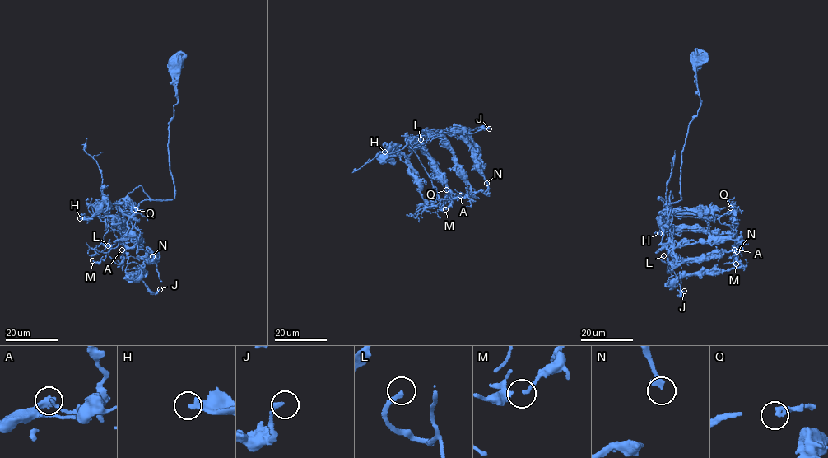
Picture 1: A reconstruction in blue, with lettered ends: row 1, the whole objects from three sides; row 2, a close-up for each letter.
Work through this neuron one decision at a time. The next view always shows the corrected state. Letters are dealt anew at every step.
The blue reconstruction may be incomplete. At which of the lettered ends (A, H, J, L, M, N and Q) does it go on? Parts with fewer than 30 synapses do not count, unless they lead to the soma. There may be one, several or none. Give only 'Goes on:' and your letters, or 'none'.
Goes on: L

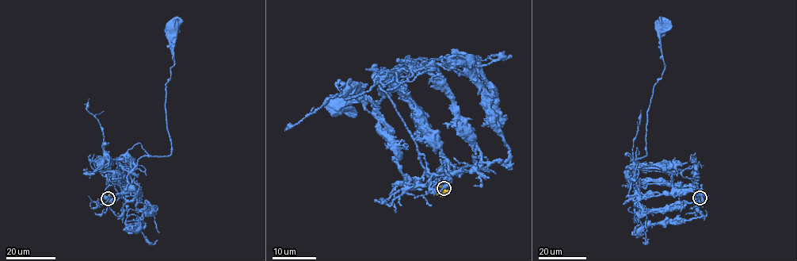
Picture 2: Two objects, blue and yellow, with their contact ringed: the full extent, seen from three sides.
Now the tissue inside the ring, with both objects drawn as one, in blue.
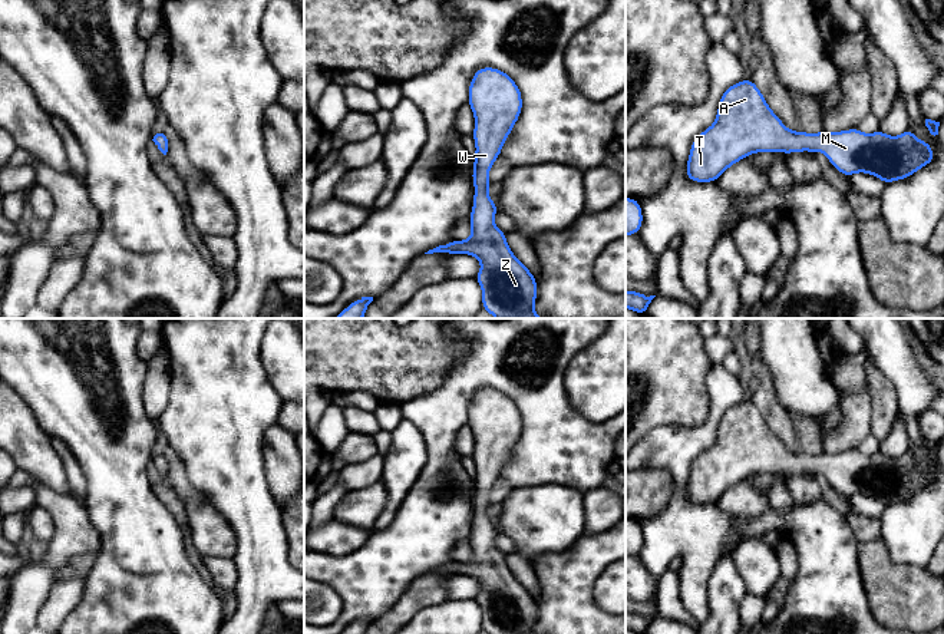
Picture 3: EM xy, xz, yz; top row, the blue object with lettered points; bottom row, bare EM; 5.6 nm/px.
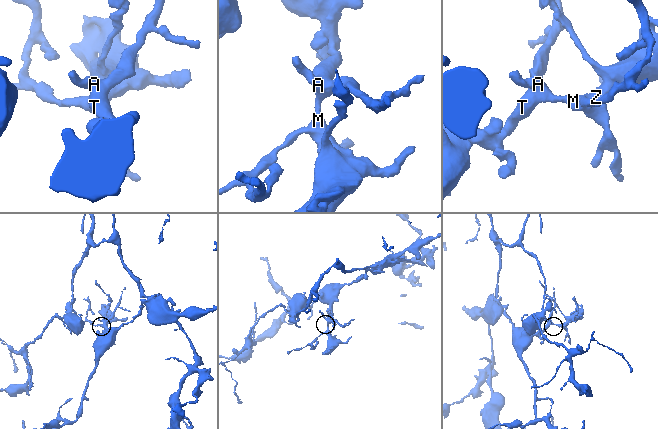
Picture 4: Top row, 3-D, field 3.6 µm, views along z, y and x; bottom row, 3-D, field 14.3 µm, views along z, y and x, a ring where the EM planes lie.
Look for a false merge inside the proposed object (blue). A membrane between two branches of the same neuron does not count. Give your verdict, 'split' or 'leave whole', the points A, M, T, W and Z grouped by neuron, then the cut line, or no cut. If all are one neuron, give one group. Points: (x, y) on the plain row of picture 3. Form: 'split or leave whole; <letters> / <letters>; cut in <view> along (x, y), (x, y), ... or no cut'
leave whole; A M T W Z; no cut

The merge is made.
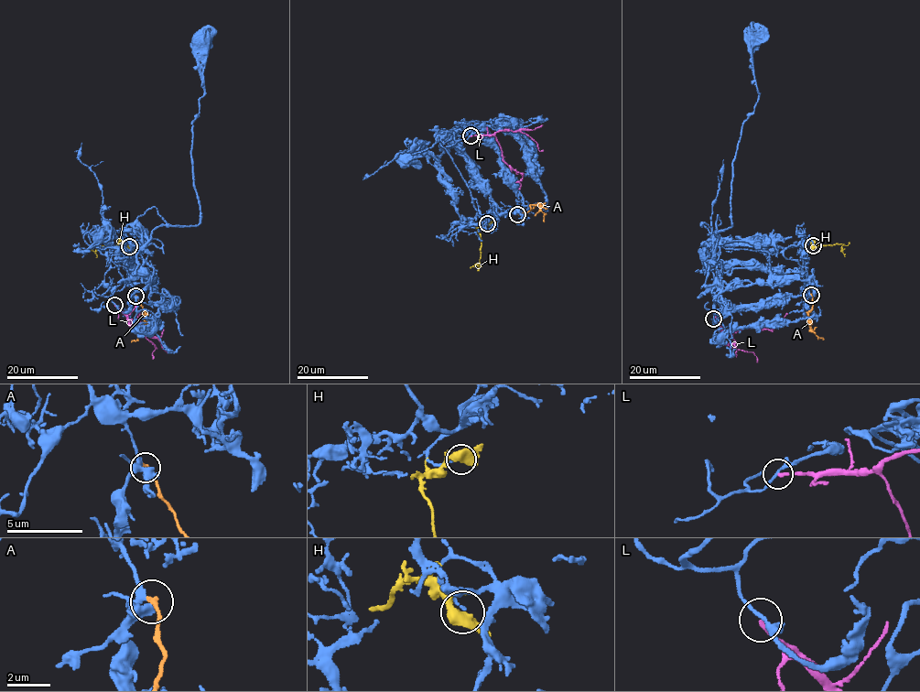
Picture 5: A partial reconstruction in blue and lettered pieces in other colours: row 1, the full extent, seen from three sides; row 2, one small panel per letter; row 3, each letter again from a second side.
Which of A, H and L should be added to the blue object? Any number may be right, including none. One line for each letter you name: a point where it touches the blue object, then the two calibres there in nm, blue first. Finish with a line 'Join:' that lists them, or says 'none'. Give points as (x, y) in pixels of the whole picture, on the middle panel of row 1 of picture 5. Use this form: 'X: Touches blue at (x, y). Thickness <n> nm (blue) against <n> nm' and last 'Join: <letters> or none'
A: Touches blue at (517, 214). Thickness 280 nm (blue) against 240 nm
Join: A

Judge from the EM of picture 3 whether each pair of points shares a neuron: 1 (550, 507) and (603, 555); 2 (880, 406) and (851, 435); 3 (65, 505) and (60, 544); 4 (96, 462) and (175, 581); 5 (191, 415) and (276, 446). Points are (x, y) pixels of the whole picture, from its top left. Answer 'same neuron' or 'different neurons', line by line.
1: different neurons
2: different neurons
3: same neuron
4: same neuron
5: different neurons

